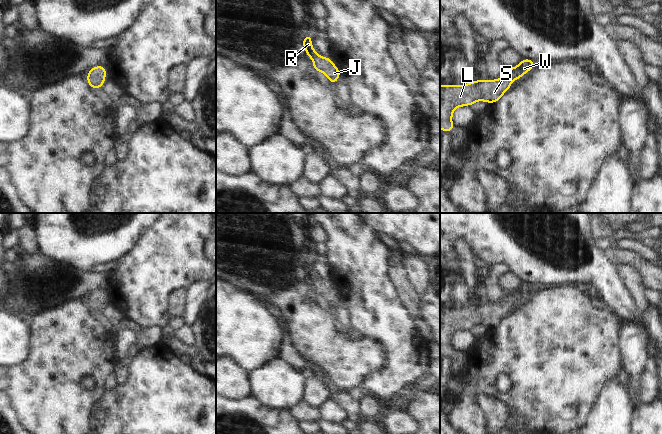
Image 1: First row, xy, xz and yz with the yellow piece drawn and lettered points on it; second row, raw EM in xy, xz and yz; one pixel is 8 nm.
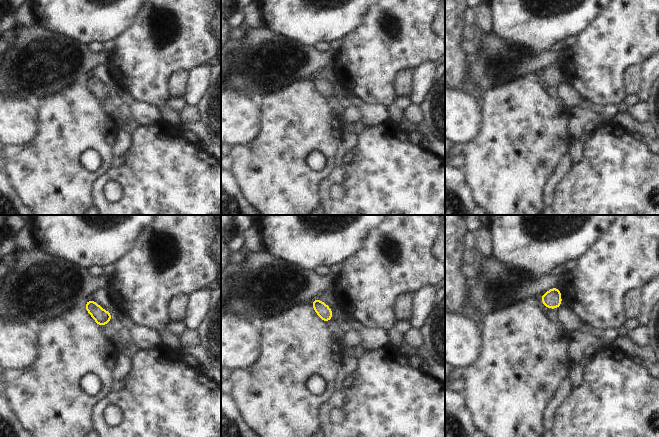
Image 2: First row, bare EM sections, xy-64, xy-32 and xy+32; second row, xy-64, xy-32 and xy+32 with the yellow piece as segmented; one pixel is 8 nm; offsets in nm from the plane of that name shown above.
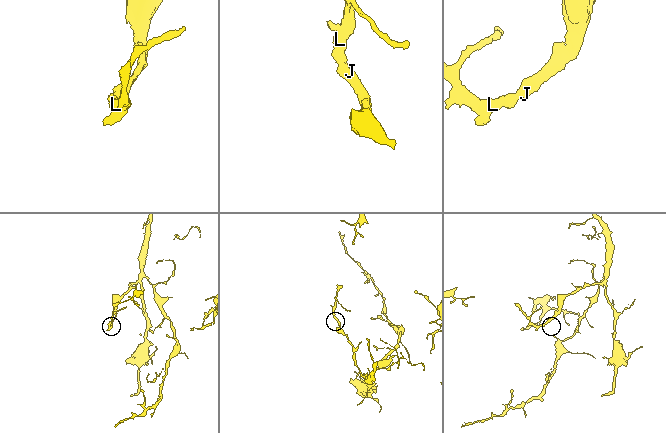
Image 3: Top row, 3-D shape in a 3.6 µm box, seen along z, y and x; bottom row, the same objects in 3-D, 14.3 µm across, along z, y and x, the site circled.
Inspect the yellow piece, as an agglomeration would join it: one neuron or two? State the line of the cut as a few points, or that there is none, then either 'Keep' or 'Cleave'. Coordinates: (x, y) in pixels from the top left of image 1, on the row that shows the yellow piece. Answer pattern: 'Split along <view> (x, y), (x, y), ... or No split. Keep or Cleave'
No split. Keep

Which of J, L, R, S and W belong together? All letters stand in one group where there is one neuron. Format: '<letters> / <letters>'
J L R S W

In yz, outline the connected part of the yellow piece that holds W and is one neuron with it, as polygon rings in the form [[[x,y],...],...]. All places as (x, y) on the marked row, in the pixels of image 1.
[[[523,58],[517,66],[506,69],[506,74],[496,80],[481,78],[465,85],[440,85],[440,129],[450,132],[455,128],[452,116],[458,107],[471,106],[477,101],[496,103],[512,86],[513,80],[520,79],[534,66],[534,60]]]

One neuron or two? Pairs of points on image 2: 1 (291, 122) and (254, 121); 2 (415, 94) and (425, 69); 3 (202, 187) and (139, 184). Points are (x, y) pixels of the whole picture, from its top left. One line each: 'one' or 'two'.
1: two
2: one
3: one

